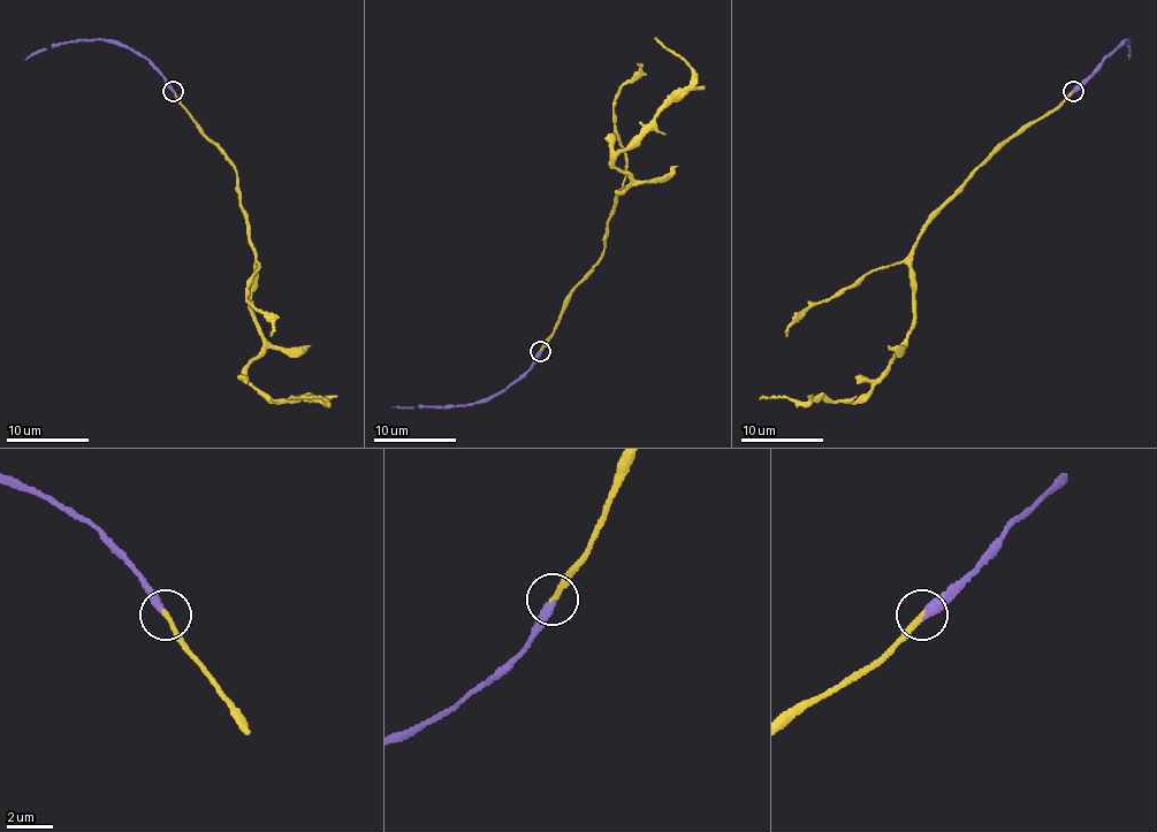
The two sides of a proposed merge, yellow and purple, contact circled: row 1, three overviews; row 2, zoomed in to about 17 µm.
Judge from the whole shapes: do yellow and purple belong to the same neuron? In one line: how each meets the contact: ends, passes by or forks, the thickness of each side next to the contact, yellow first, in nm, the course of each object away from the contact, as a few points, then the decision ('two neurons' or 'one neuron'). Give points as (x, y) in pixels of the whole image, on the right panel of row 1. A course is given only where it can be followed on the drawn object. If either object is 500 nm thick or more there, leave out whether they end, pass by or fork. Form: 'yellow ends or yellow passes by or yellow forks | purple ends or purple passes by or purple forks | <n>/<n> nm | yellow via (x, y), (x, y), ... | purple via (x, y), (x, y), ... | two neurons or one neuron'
yellow ends | purple ends | 240/400 nm | yellow via (1072, 91), (1020, 127), (925, 229), (914, 247), (914, 315), (906, 342), (881, 379), (854, 402), (760, 399) | purple via (1072, 91), (1127, 40), (1129, 59) | one neuron

